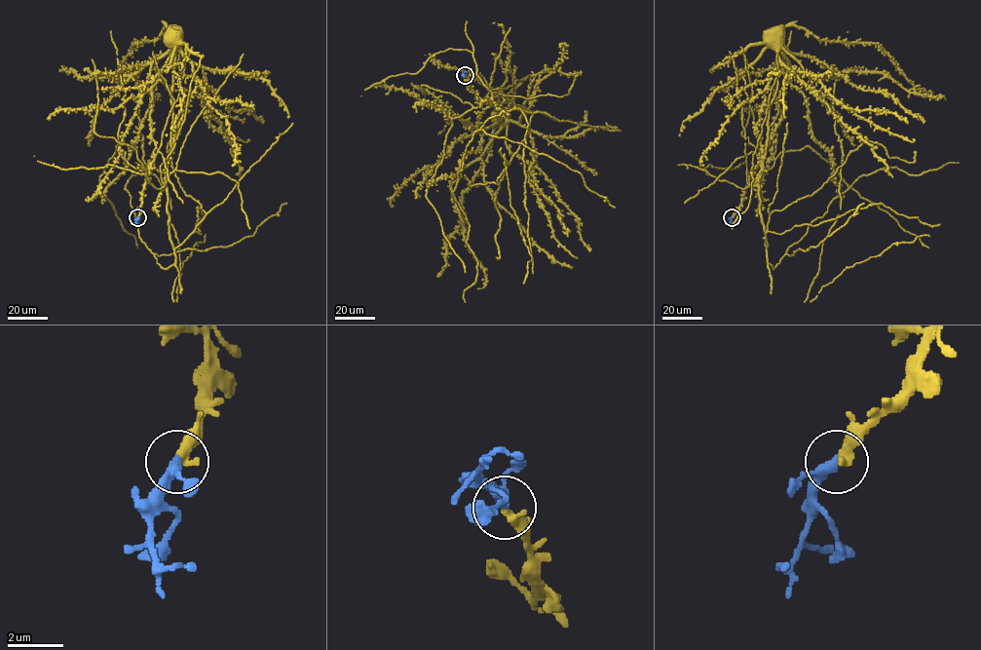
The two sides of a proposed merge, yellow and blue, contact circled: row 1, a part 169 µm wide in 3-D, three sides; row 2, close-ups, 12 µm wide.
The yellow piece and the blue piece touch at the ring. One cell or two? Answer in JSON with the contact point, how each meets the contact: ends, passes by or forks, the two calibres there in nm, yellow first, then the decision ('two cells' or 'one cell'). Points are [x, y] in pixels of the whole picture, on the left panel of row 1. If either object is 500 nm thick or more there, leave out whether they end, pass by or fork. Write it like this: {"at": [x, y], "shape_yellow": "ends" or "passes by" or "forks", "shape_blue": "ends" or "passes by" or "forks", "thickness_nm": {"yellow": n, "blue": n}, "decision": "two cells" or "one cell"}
{"at": [137, 217], "shape_yellow": "ends", "shape_blue": "passes by", "thickness_nm": {"yellow": 400, "blue": 300}, "decision": "one cell"}

